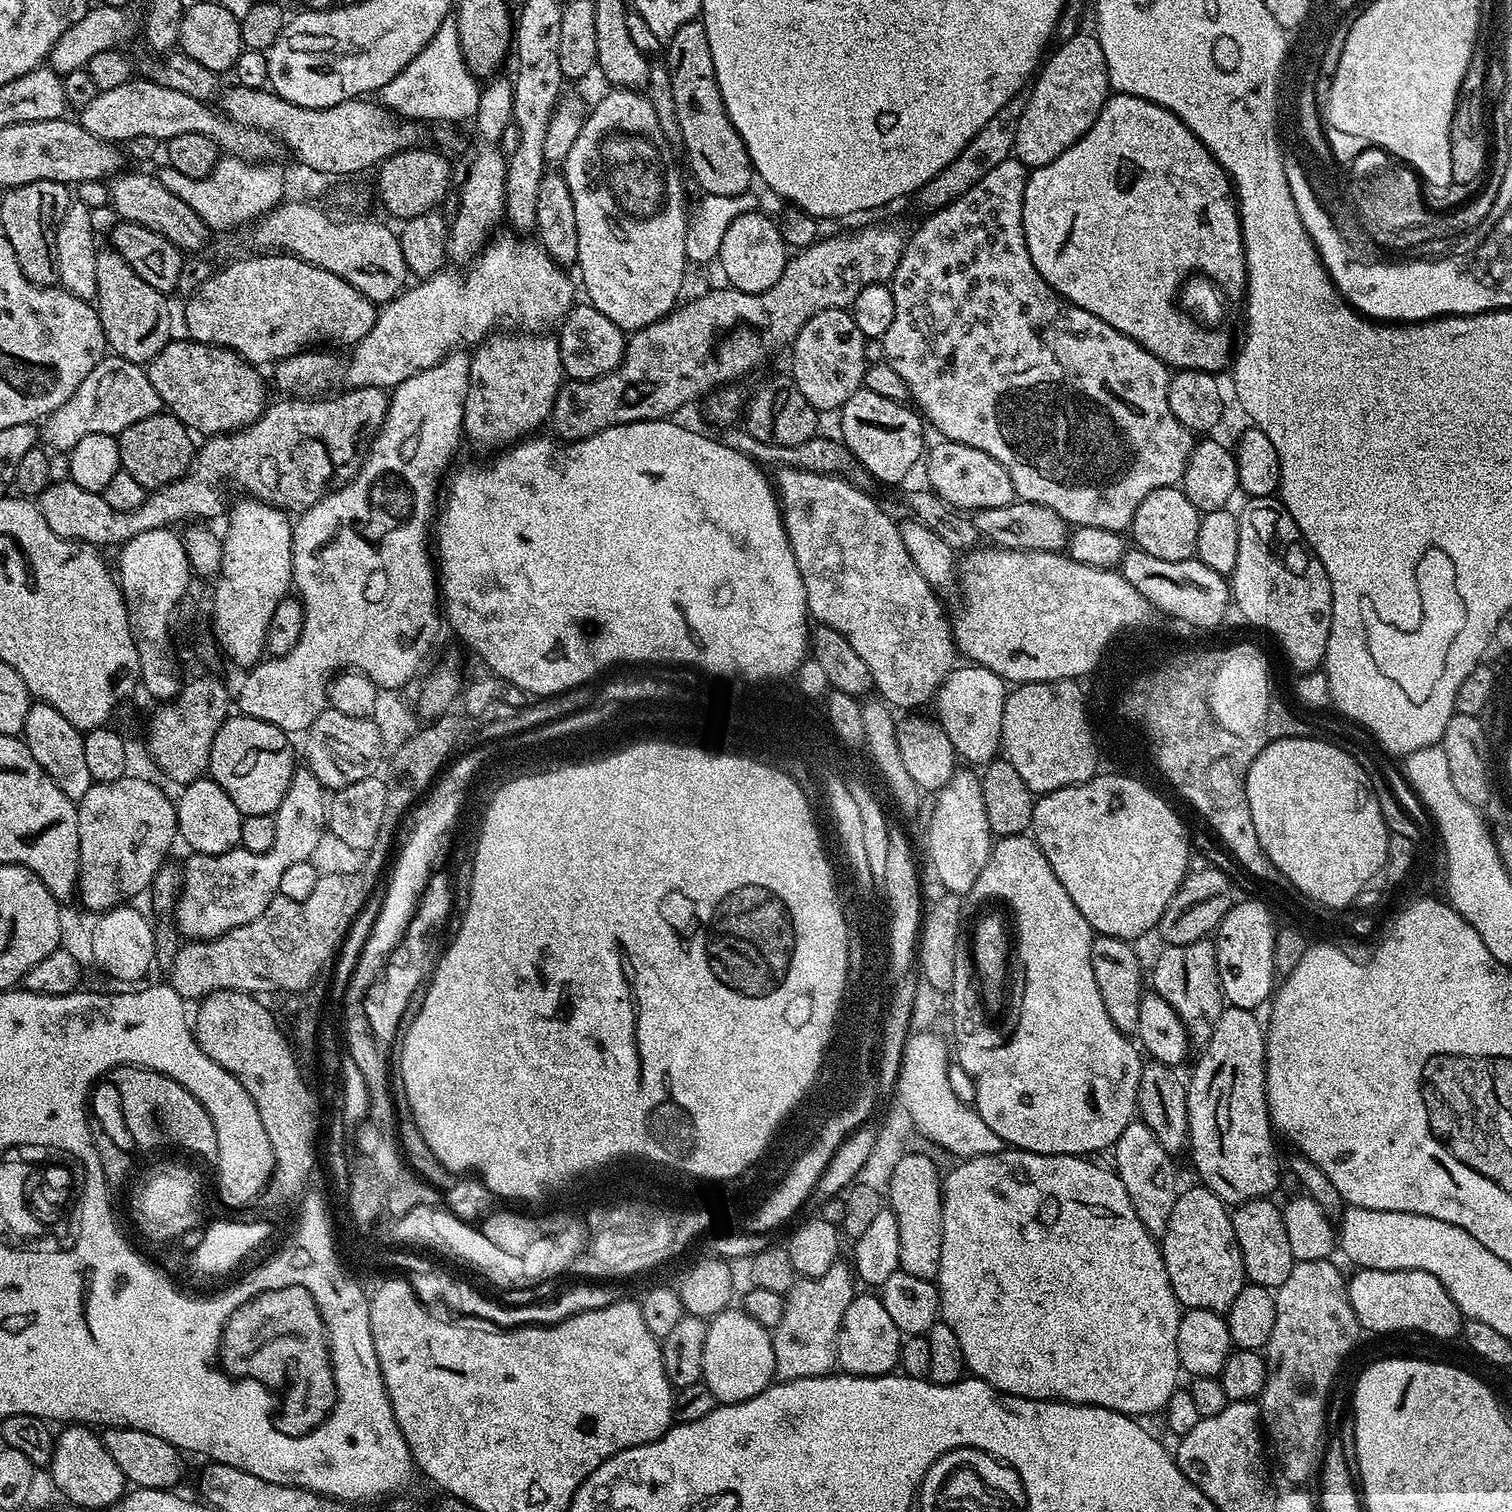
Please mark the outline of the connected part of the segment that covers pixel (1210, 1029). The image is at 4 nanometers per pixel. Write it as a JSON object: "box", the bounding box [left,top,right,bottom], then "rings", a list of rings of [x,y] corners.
{"box":[1150,938,1226,1046],"rings":[[[1205,938],[1189,945],[1165,946],[1156,967],[1151,969],[1150,984],[1158,995],[1174,1006],[1174,1014],[1178,1014],[1182,1026],[1188,1031],[1189,1041],[1196,1046],[1208,1044],[1226,1006],[1220,991],[1215,943]]]}

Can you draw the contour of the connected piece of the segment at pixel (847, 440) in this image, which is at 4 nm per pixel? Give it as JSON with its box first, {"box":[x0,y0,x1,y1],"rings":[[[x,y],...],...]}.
{"box":[838,386,926,484],"rings":[[[862,386],[845,402],[838,413],[839,435],[843,444],[852,451],[873,481],[900,484],[911,474],[912,467],[919,460],[921,463],[926,452],[926,424],[919,411],[913,410],[907,403],[882,398],[882,394],[874,394],[874,390]]]}

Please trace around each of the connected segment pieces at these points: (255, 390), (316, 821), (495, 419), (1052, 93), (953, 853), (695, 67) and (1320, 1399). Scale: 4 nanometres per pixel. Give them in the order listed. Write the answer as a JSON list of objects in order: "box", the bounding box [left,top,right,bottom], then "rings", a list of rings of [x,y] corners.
[{"box":[146,339,270,438],"rings":[[[183,339],[169,340],[167,346],[146,365],[150,386],[158,390],[161,405],[193,433],[201,432],[204,438],[222,432],[238,432],[255,422],[270,400],[260,377],[261,369],[229,348]]]},{"box":[174,766,328,940],"rings":[[[307,766],[297,767],[286,790],[286,798],[282,798],[282,806],[278,806],[274,815],[276,833],[274,846],[270,846],[270,850],[251,852],[237,846],[217,856],[197,852],[189,855],[189,860],[182,864],[183,885],[174,907],[174,923],[181,937],[188,940],[216,940],[238,926],[254,922],[254,918],[258,918],[258,914],[262,914],[262,910],[266,910],[266,906],[270,906],[272,899],[279,893],[283,872],[298,862],[306,862],[315,857],[315,852],[320,848],[320,839],[326,836],[328,804],[326,790]]]},{"box":[464,330,566,448],"rings":[[[500,330],[475,345],[471,357],[470,390],[464,411],[467,439],[472,439],[480,448],[491,444],[508,446],[549,423],[556,395],[566,380],[555,335]]]},{"box":[1014,31,1110,169],"rings":[[[1091,31],[1069,35],[1058,44],[1056,53],[1041,63],[1031,81],[1026,111],[1018,122],[1014,156],[1029,169],[1046,166],[1070,150],[1094,126],[1110,95],[1106,54],[1102,54],[1102,46]]]},{"box":[928,770,994,894],"rings":[[[956,770],[949,781],[935,793],[936,805],[932,808],[932,817],[928,820],[928,856],[932,859],[932,868],[940,879],[943,891],[948,894],[966,894],[978,882],[978,874],[988,864],[992,853],[994,837],[990,822],[986,822],[986,802],[982,802],[982,786],[977,773]]]},{"box":[666,18,754,196],"rings":[[[697,18],[686,22],[673,36],[667,37],[666,65],[673,86],[674,106],[676,107],[677,126],[680,128],[679,143],[684,143],[684,156],[688,159],[688,168],[696,179],[701,193],[709,196],[742,196],[754,184],[754,169],[750,162],[750,154],[734,126],[730,122],[730,114],[726,114],[726,106],[722,102],[722,94],[718,90],[718,78],[714,74],[714,58],[710,58],[710,41],[706,39],[706,26],[703,19]]]},{"box":[1258,1259,1362,1486],"rings":[[[1331,1259],[1318,1262],[1295,1261],[1286,1282],[1275,1289],[1276,1317],[1274,1330],[1266,1345],[1266,1367],[1268,1377],[1264,1379],[1264,1388],[1258,1397],[1262,1417],[1262,1428],[1267,1443],[1276,1451],[1276,1460],[1280,1463],[1280,1472],[1292,1486],[1307,1485],[1308,1479],[1315,1477],[1324,1460],[1326,1435],[1324,1436],[1324,1415],[1328,1412],[1328,1391],[1332,1388],[1332,1379],[1344,1360],[1344,1355],[1362,1336],[1362,1329],[1348,1297],[1348,1281],[1345,1273],[1340,1273],[1332,1265]]]}]

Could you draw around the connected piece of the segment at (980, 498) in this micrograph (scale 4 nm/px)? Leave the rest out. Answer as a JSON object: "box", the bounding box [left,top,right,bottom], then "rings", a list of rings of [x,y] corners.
{"box":[926,439,1017,514],"rings":[[[941,439],[939,443],[934,445],[933,448],[931,445],[926,452],[926,464],[928,460],[928,480],[926,480],[926,484],[933,492],[938,493],[946,503],[957,510],[975,514],[981,512],[984,508],[1006,506],[1017,499],[1014,482],[1010,482],[1010,474],[1006,474],[1006,470],[1001,464],[994,462],[994,458],[990,458],[990,454],[986,454],[982,450],[974,450],[974,446],[962,446],[953,440]]]}

